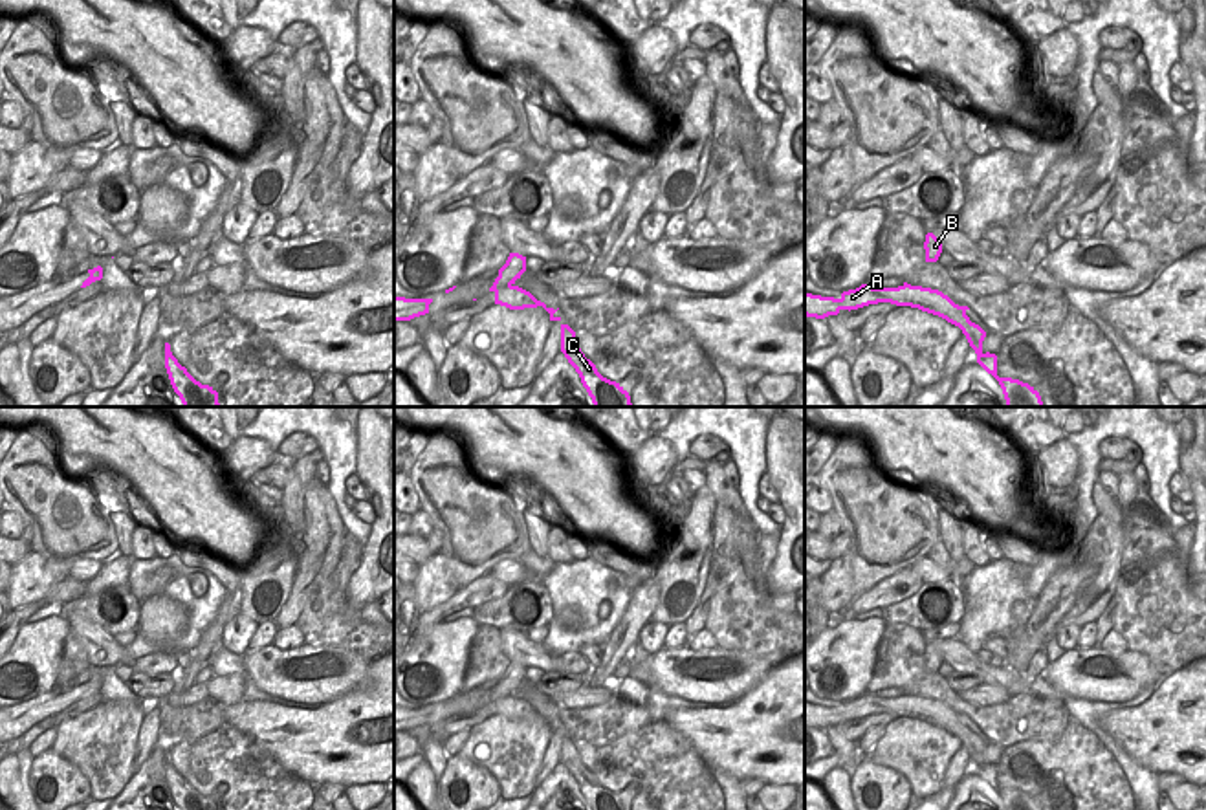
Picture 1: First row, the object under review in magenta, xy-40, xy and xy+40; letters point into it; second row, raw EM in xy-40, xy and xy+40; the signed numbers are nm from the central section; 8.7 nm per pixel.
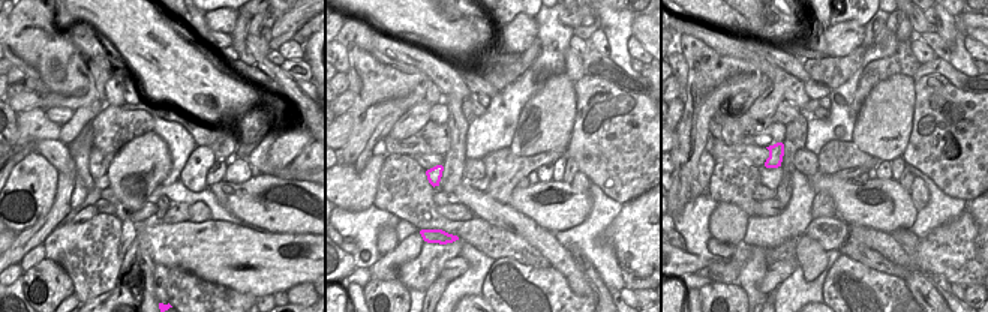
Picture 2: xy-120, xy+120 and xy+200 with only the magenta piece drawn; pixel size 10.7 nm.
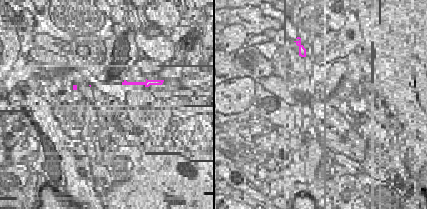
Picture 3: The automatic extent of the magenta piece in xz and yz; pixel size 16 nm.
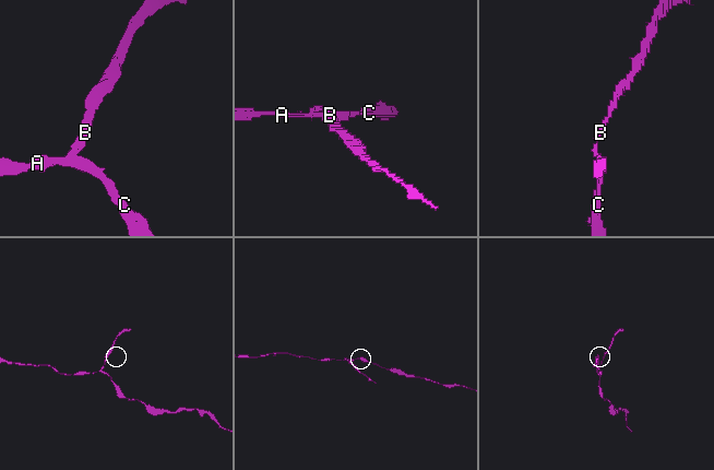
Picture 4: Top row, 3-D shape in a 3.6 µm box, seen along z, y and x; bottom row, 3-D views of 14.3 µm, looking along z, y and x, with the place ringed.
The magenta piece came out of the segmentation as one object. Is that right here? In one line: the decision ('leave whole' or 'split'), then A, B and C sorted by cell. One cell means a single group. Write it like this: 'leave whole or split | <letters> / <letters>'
split | A C / B

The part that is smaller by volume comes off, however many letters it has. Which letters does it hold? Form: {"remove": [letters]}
{"remove": ["B"]}

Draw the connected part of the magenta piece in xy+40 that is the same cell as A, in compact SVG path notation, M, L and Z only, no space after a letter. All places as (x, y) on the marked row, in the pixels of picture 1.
M861 284L856 290L843 291L839 299L805 291L805 315L825 319L828 315L838 315L841 310L850 312L878 302L918 308L959 326L975 350L977 363L999 381L1006 407L1043 407L1041 396L1034 387L1019 379L997 376L997 356L982 352L986 332L970 321L966 315L970 310L968 306L955 304L938 290L922 286L872 288L871 284Z

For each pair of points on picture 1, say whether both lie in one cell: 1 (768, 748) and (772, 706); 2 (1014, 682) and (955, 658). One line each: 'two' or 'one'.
1: one
2: one

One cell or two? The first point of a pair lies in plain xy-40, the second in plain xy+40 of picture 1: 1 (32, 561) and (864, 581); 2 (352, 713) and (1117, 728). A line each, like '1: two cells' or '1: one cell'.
1: two cells
2: one cell

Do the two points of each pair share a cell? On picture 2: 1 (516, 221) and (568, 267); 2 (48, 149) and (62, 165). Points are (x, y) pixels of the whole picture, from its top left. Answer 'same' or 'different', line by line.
1: same
2: same

